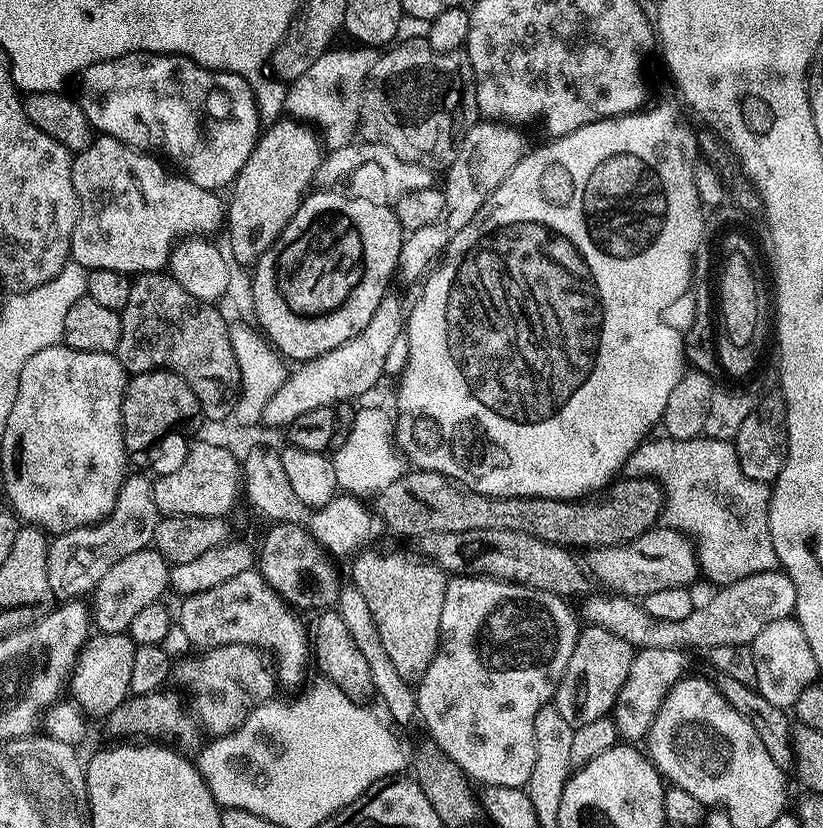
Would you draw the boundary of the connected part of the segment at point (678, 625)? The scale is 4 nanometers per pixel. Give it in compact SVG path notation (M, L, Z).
M779 569L762 571L721 587L709 603L693 607L690 618L682 618L682 622L662 622L646 614L643 603L635 599L619 594L611 597L589 595L583 619L593 628L610 630L612 634L618 634L618 638L622 638L636 650L642 648L711 650L718 646L751 645L768 624L791 617L795 613L797 604L797 590L794 588L793 580Z

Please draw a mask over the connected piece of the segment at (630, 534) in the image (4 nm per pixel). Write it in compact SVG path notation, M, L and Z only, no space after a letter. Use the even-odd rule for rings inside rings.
M410 470L395 480L380 493L380 516L386 527L400 536L417 536L423 538L430 534L446 534L447 532L465 532L466 530L518 530L522 534L530 534L534 538L542 538L551 544L561 544L569 550L584 548L610 548L615 544L625 544L651 528L657 527L664 509L665 491L655 478L640 476L636 479L620 478L607 488L589 494L579 500L551 500L537 496L487 496L470 490L465 484L458 483L448 476L437 472Z

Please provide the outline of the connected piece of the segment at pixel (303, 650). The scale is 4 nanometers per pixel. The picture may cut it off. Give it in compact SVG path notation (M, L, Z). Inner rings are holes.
M259 571L238 574L218 586L210 586L210 590L183 597L179 602L178 624L190 638L193 649L220 648L223 644L252 644L269 653L276 652L274 658L281 673L292 672L307 660L309 663L309 629L306 624L304 628L303 622L294 616L296 614L285 607Z

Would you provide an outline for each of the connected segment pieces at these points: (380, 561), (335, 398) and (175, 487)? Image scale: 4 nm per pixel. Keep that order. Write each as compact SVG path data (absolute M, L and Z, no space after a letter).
M364 550L351 561L351 583L366 598L370 614L374 614L374 626L378 626L378 638L382 642L390 662L398 669L398 674L409 682L418 682L426 674L430 662L436 657L440 645L440 623L442 622L442 602L446 598L448 580L443 568L431 559L412 552L368 552Z
M389 294L378 302L378 310L374 310L374 318L366 322L366 330L362 330L350 342L322 354L317 360L303 361L289 371L283 386L274 394L264 407L263 423L272 428L287 429L298 414L305 410L314 410L314 406L327 408L339 405L339 400L352 400L355 396L364 396L380 380L396 343L401 343L402 333L406 328L406 304L395 294Z
M200 440L189 446L177 468L152 480L152 489L161 516L227 517L236 499L242 496L242 464L230 449Z

